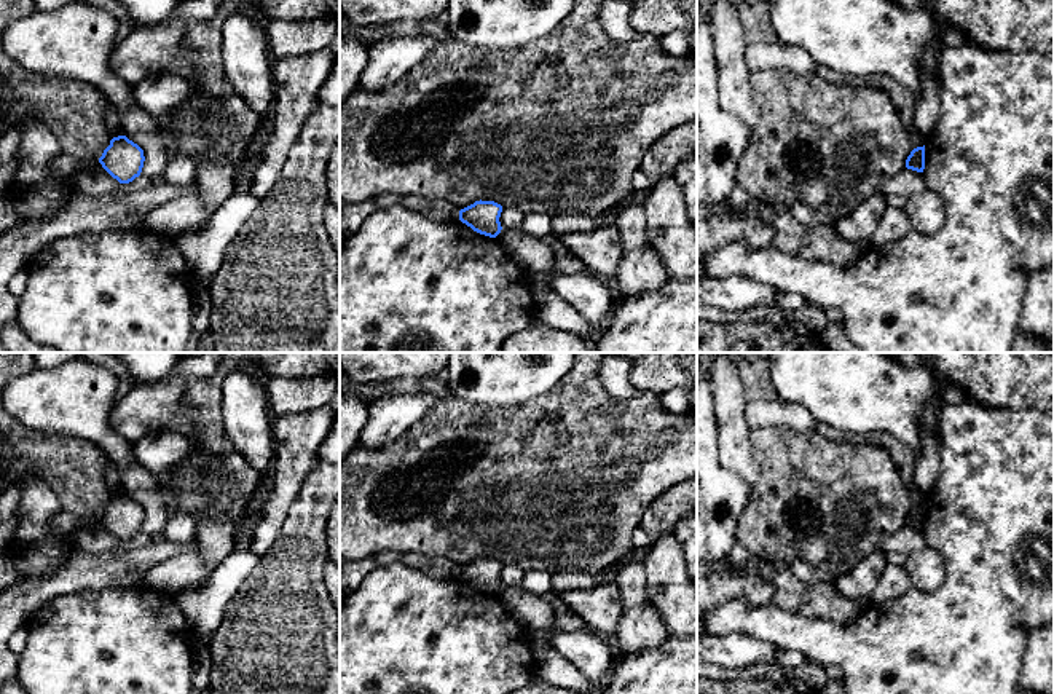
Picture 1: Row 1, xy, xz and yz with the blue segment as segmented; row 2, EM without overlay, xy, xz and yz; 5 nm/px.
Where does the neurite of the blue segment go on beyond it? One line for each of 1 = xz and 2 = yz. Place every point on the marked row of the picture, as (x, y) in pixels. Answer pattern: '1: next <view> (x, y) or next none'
1: next none
2: next none

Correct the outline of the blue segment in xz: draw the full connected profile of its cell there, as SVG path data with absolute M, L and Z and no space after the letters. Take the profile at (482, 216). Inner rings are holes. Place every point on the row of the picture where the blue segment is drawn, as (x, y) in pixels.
M480 199L461 209L459 220L480 235L496 238L502 230L499 222L501 212L501 204Z

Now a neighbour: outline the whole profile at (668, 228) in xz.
M674 175L652 183L643 199L646 239L659 254L670 279L687 279L697 273L697 228Z

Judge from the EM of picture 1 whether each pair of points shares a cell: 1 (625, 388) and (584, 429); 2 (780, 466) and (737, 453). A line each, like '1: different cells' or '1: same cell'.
1: different cells
2: different cells

